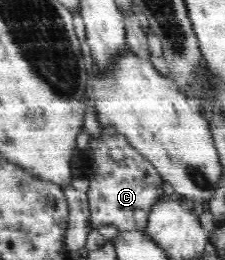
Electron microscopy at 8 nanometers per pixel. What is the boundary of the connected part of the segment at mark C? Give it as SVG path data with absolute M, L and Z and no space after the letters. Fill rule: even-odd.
M102 126L101 128L101 136L98 139L91 137L86 151L92 169L88 176L89 190L86 192L90 209L90 229L97 230L99 225L115 225L119 232L143 232L152 205L156 204L156 201L164 194L162 186L164 179L150 161L147 161L132 145L129 145L125 136L113 133L112 127L109 127L109 130L105 130Z

